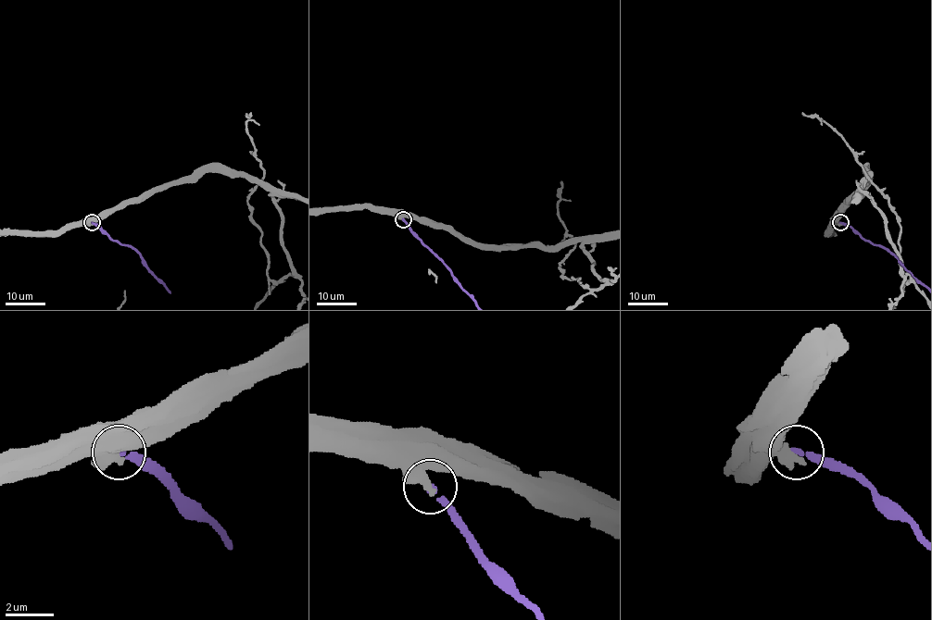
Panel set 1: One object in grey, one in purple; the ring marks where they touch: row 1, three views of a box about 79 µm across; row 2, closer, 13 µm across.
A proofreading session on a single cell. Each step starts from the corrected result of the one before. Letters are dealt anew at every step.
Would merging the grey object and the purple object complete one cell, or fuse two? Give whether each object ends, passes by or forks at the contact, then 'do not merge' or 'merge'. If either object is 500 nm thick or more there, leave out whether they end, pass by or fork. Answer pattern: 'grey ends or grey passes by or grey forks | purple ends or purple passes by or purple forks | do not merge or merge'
do not merge

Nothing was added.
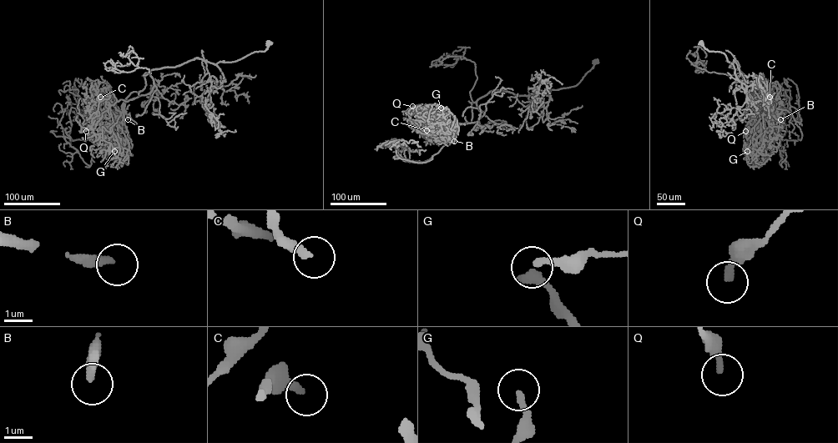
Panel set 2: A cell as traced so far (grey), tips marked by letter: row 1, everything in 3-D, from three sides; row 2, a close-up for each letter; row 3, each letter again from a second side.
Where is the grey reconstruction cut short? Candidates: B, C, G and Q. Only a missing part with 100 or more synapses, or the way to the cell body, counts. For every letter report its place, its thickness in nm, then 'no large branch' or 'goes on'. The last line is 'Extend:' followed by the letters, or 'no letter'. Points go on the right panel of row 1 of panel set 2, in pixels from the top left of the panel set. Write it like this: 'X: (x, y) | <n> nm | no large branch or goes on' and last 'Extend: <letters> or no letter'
B: (780, 119) | 320 nm | goes on
C: (769, 97) | 260 nm | no large branch
G: (747, 151) | 160 nm | no large branch
Q: (745, 131) | 260 nm | no large branch
Extend: B

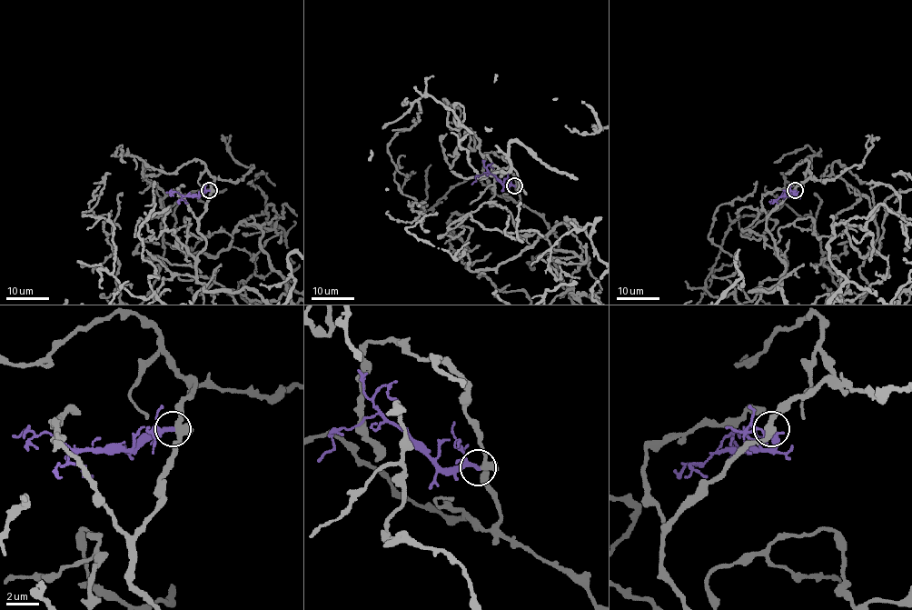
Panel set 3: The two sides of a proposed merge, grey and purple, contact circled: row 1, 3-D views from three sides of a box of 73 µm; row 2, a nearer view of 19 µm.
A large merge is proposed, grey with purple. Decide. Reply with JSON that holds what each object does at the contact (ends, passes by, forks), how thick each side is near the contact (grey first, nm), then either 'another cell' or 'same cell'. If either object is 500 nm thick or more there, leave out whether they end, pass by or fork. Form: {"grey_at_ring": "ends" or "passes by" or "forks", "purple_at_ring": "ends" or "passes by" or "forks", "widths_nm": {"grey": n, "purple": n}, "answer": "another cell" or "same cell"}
{"grey_at_ring": "passes by", "purple_at_ring": "passes by", "widths_nm": {"grey": 400, "purple": 220}, "answer": "another cell"}

